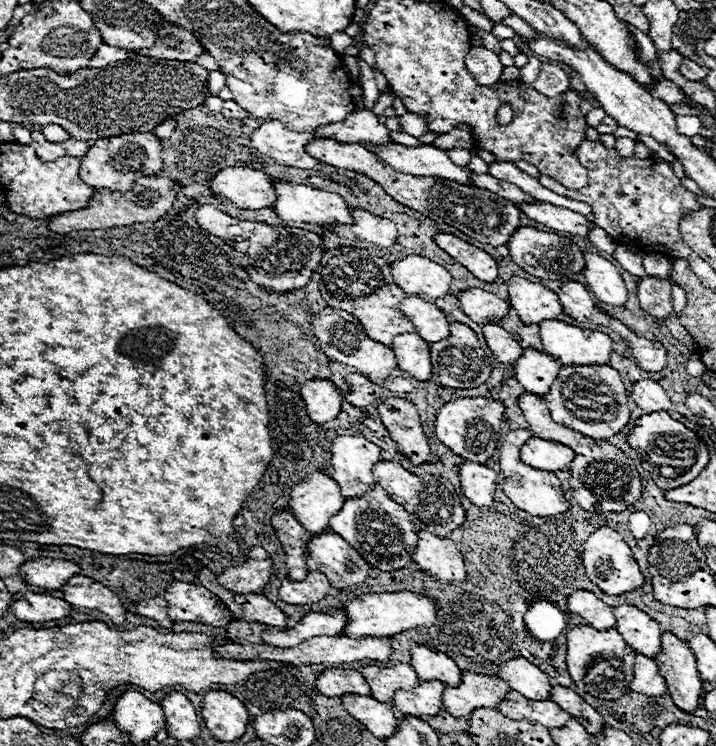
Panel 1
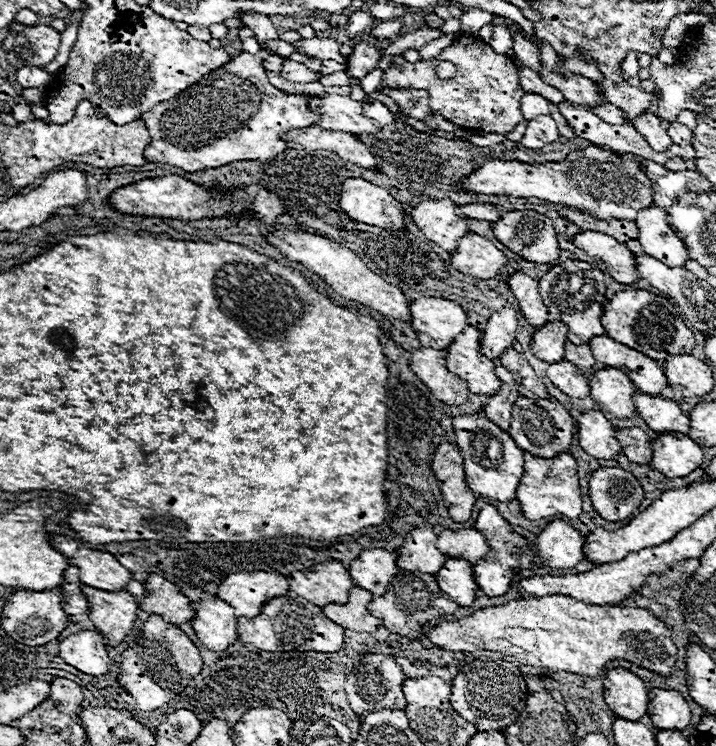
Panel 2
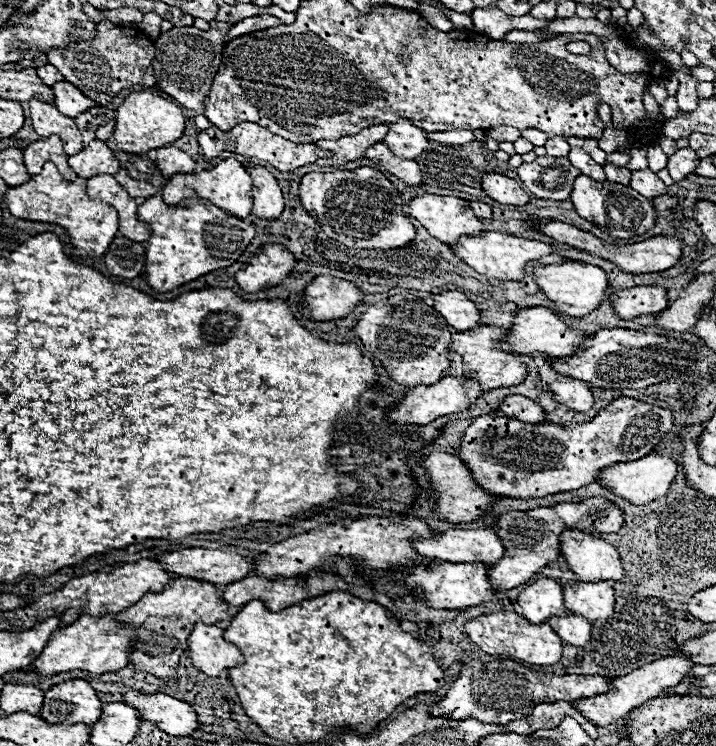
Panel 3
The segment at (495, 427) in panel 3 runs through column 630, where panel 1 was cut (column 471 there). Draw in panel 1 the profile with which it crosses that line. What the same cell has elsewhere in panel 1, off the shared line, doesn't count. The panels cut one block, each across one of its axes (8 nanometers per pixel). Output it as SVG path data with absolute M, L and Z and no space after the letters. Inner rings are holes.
M456 398L454 402L444 404L436 414L436 436L452 452L464 460L484 464L496 450L500 442L500 420L504 406L490 398Z

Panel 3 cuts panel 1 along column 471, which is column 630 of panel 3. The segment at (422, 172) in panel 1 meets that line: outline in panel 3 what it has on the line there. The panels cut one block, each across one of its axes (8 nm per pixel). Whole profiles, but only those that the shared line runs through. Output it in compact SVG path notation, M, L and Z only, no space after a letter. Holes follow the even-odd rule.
M632 170L630 186L646 198L656 198L666 192L666 184L652 170Z

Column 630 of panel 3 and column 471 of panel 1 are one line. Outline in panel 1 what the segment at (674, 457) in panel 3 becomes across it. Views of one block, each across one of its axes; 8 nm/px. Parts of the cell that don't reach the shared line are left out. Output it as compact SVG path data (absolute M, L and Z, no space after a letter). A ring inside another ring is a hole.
M464 460L460 464L460 486L464 496L474 504L474 506L490 506L494 500L494 492L498 488L498 474L476 462Z

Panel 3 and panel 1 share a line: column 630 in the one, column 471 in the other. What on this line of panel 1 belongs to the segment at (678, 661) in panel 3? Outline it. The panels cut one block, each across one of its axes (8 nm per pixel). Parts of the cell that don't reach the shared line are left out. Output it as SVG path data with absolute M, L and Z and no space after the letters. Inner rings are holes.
M462 672L460 686L444 688L442 706L454 718L460 718L468 716L476 708L496 708L504 700L504 694L508 690L510 688L506 686L506 682L494 676Z

